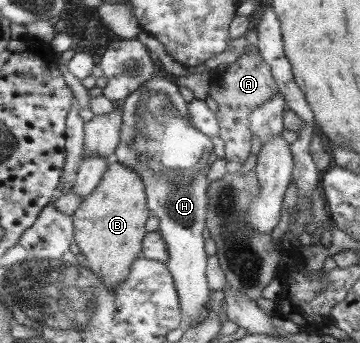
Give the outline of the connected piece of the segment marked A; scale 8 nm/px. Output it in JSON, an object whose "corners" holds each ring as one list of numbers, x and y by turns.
{"corners":[[245,47,243,53,223,71,213,72,209,81,208,95,217,103,217,112,214,114,219,127,218,136,224,144,223,159,225,162,243,164,251,151,252,131,249,130,249,118,251,113,261,104,269,101,277,94,275,77,272,70,261,59,256,47]]}

